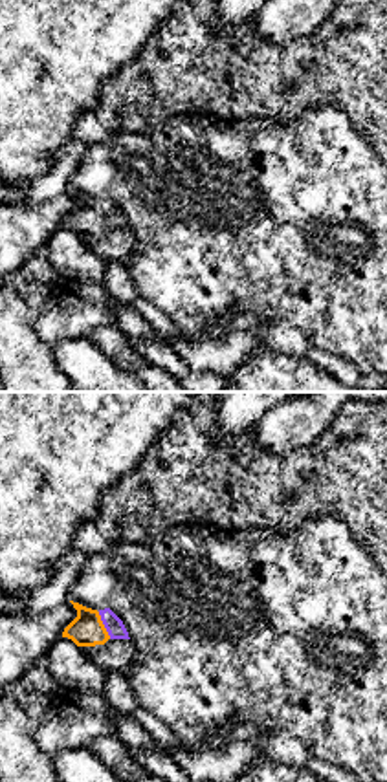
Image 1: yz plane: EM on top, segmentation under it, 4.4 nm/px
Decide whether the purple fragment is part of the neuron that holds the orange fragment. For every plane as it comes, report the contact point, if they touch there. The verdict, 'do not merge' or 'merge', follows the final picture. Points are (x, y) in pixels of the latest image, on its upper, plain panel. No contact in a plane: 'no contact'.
(103, 215)

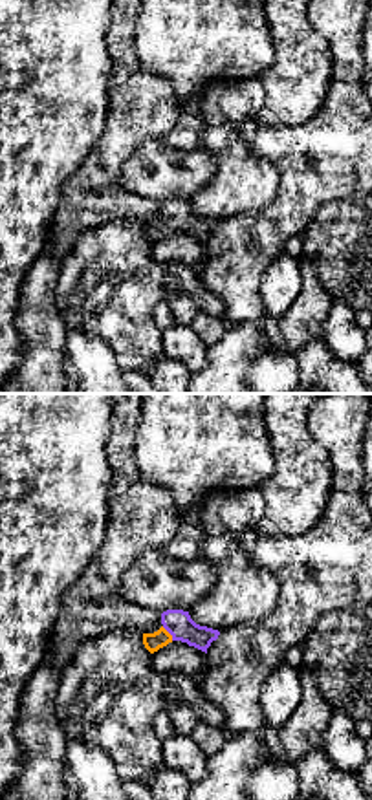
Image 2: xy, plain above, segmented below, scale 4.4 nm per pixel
(169, 224)

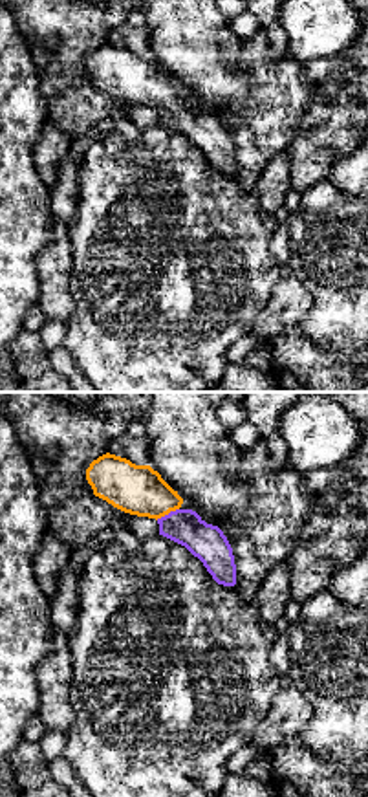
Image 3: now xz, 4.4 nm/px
(167, 103)

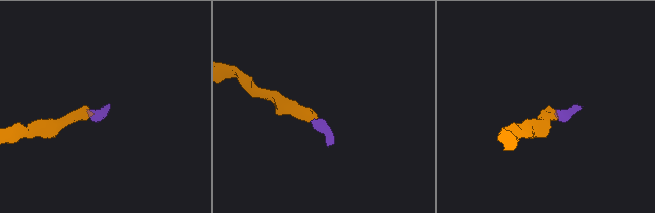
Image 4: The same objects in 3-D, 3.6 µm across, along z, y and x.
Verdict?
merge

